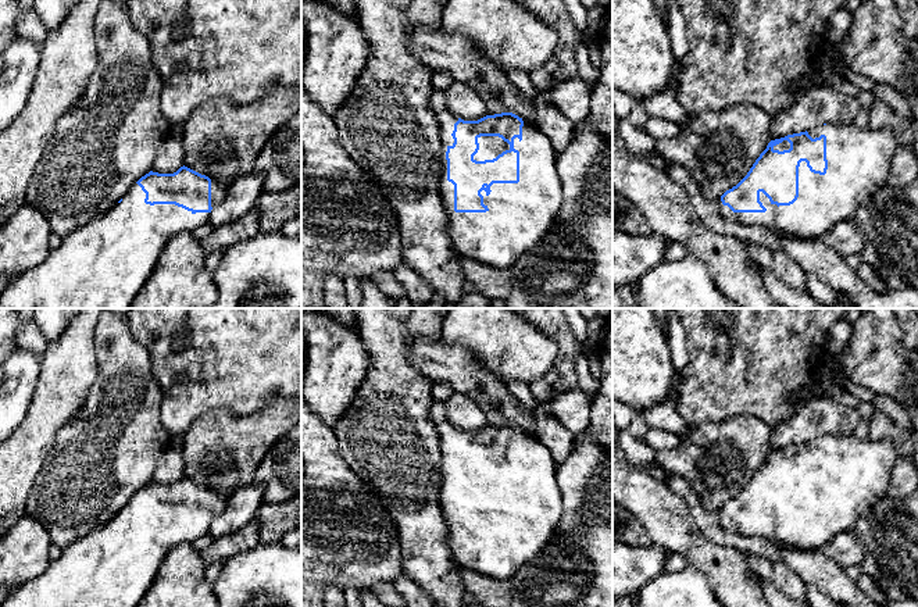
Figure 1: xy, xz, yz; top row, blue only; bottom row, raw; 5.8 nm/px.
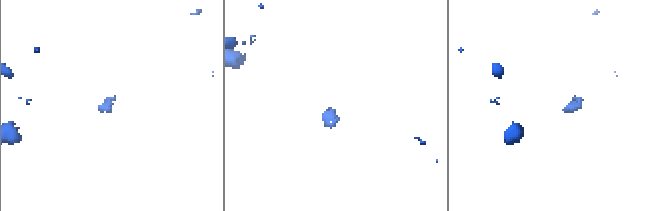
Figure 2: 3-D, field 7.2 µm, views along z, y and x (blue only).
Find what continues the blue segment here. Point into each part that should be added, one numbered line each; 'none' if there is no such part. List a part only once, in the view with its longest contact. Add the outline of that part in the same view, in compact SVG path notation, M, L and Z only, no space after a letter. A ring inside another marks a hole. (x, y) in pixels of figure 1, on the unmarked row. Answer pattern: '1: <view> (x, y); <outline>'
1: xz (520, 527); M435 400L431 407L431 417L437 426L442 451L442 488L440 507L449 528L447 543L457 563L462 568L472 569L481 575L506 581L537 557L553 539L560 524L562 513L562 494L556 478L557 465L550 450L524 433L522 450L514 450L514 460L519 463L519 493L518 494L493 494L490 506L485 501L483 515L489 519L486 524L456 524L454 522L454 496L447 492L446 463L453 457L451 447L454 435L458 432L446 415L446 404Z

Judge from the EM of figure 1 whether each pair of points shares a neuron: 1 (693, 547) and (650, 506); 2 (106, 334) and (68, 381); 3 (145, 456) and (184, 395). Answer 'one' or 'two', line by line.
1: one
2: two
3: two

